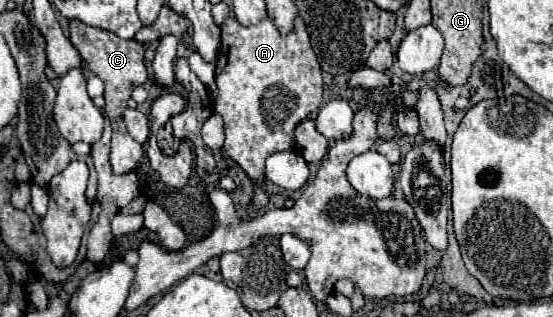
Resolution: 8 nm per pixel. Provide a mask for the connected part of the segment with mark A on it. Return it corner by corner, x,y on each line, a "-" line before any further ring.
297,16
293,30
281,34
271,18
249,28
239,26
235,18
227,18
221,26
215,78
219,88
215,112
221,112
225,120
223,152
253,180
253,208
265,208
269,204
269,194
265,190
265,160
275,152
293,150
295,126
321,106
321,66
311,50
303,20

